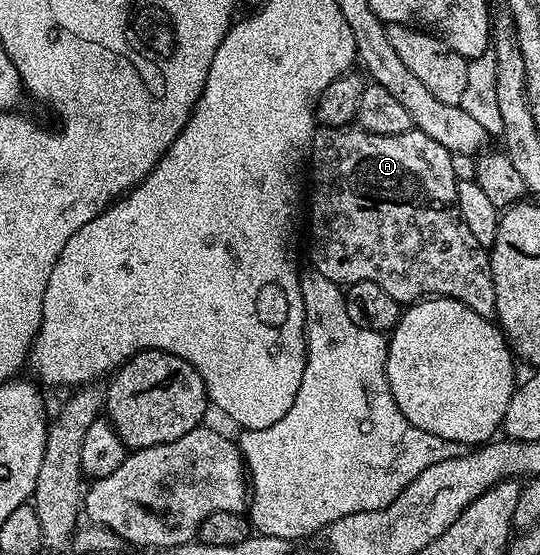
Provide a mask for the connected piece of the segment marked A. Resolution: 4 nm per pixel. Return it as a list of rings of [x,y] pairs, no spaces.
[[[344,127],[341,129],[320,128],[312,136],[309,146],[309,161],[311,157],[311,261],[310,264],[325,279],[333,279],[341,287],[368,281],[377,283],[381,291],[393,295],[393,299],[400,303],[414,303],[428,297],[452,297],[455,301],[465,303],[477,315],[491,319],[495,317],[495,288],[491,274],[491,258],[488,250],[477,239],[473,239],[473,231],[465,227],[465,219],[461,219],[457,207],[457,187],[459,182],[453,175],[451,152],[441,143],[433,143],[429,135],[412,127],[408,133],[401,135],[377,135],[358,127]]]

